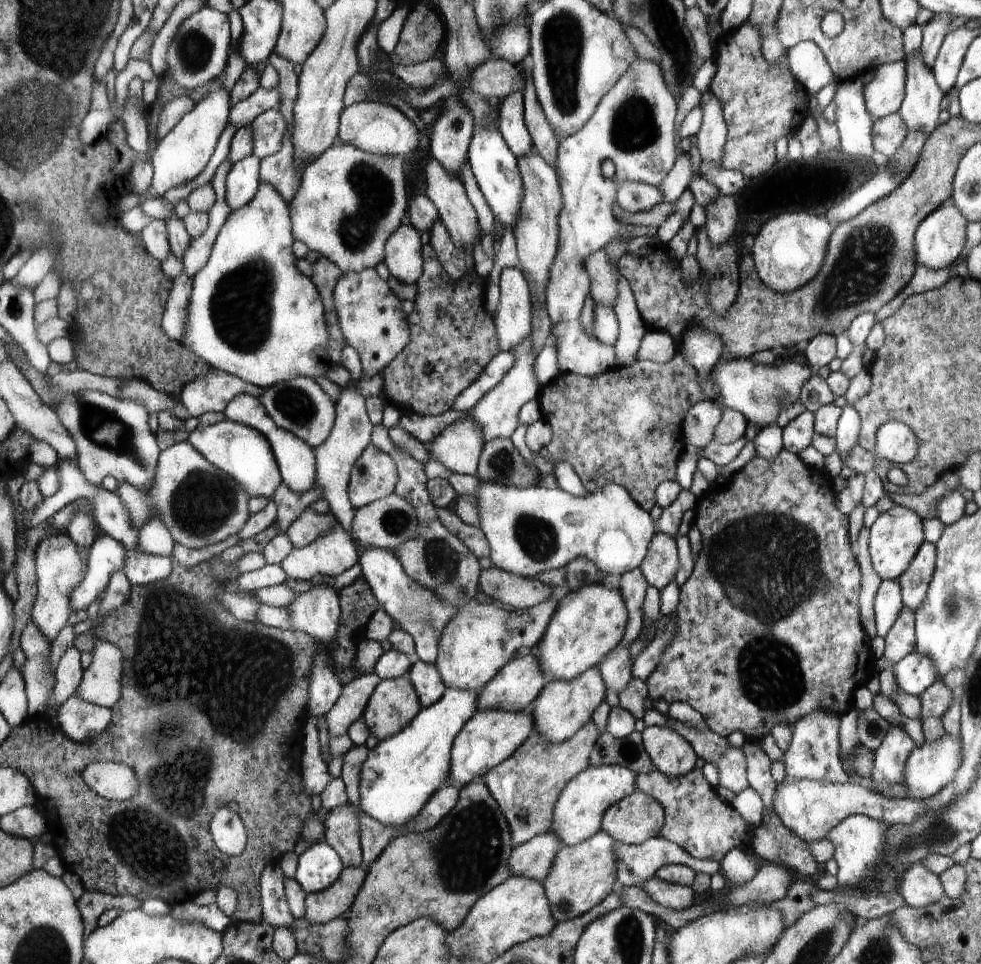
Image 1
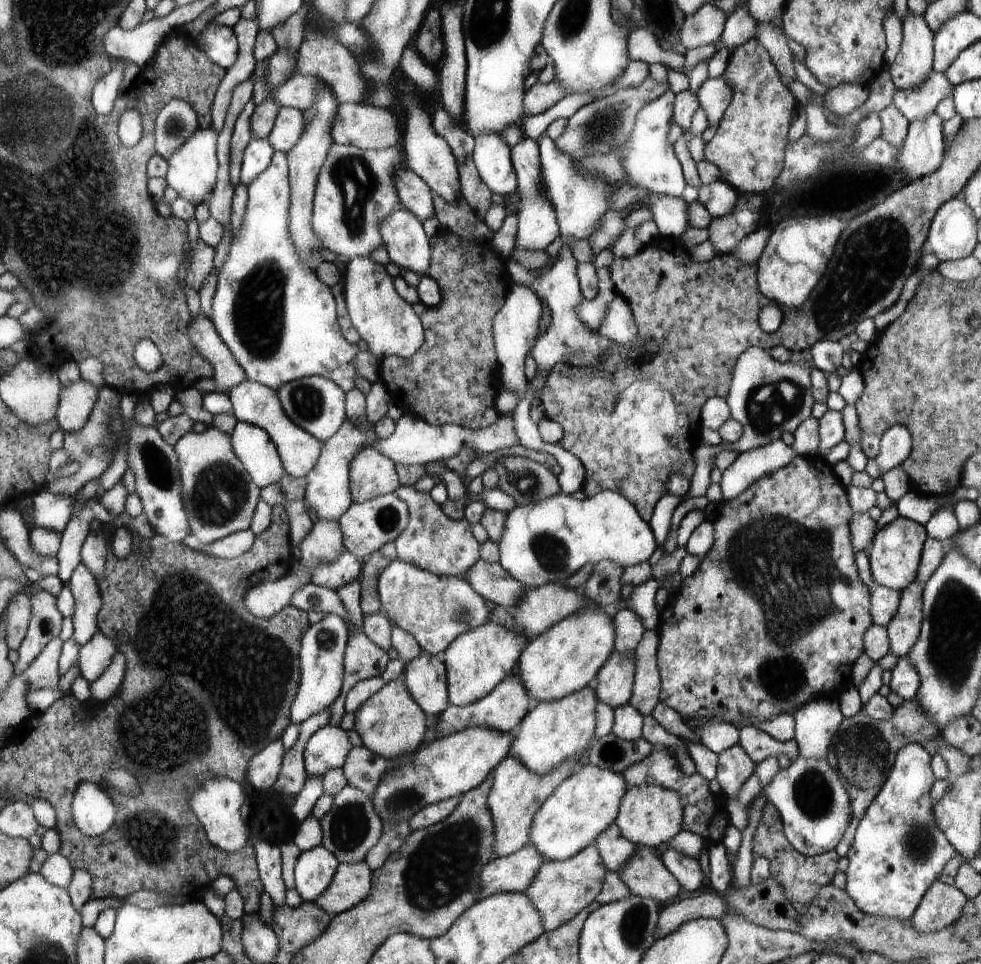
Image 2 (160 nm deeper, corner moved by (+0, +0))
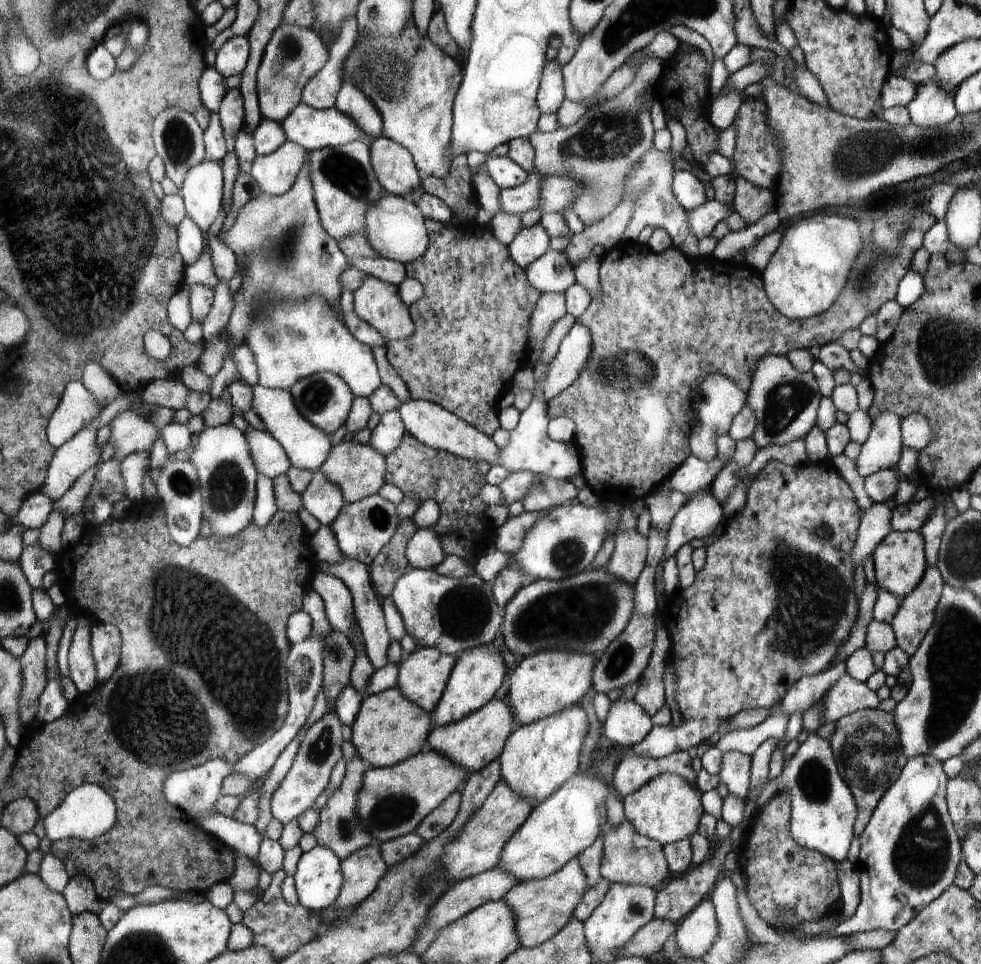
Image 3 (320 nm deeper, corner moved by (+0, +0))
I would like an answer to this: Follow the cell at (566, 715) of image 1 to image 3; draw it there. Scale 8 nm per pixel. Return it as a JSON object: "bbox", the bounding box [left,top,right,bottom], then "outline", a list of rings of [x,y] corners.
{"bbox":[500,706,588,805],"outline":[[[578,706],[570,707],[570,710],[540,719],[529,725],[520,725],[518,730],[510,734],[506,741],[505,752],[500,757],[501,778],[510,788],[513,788],[523,799],[529,799],[534,805],[553,796],[566,781],[569,781],[578,770],[578,756],[582,748],[582,740],[588,730],[586,714]]]}

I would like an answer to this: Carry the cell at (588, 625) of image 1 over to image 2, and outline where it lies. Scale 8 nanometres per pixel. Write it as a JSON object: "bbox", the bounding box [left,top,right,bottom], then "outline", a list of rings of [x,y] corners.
{"bbox":[518,606,614,704],"outline":[[[586,606],[578,614],[560,621],[540,636],[528,640],[518,665],[518,674],[535,704],[553,703],[588,687],[614,648],[612,617],[601,606]]]}

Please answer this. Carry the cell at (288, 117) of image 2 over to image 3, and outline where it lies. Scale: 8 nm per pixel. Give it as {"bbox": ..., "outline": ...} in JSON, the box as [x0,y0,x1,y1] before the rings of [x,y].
{"bbox":[280,102,374,152],"outline":[[[301,102],[280,123],[287,140],[301,144],[308,152],[326,147],[336,148],[337,146],[345,145],[347,142],[358,140],[372,147],[374,140],[365,135],[365,132],[361,130],[361,126],[358,128],[358,122],[352,116],[346,115],[345,112],[343,114],[335,106],[329,109],[315,109]]]}

